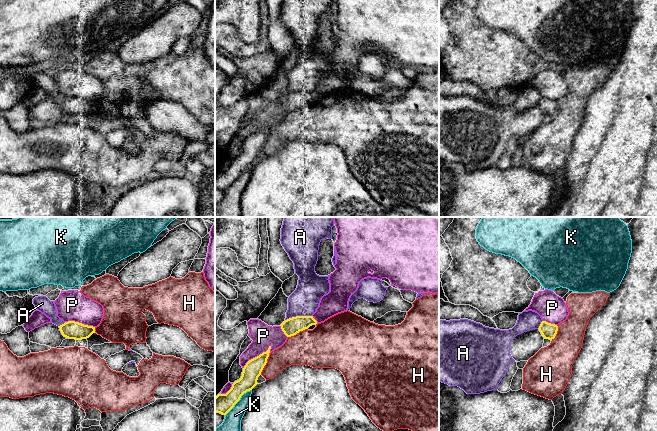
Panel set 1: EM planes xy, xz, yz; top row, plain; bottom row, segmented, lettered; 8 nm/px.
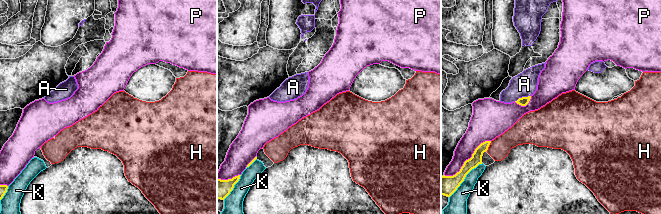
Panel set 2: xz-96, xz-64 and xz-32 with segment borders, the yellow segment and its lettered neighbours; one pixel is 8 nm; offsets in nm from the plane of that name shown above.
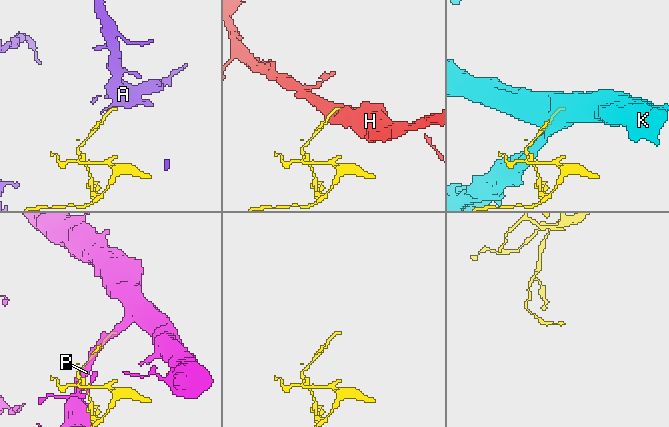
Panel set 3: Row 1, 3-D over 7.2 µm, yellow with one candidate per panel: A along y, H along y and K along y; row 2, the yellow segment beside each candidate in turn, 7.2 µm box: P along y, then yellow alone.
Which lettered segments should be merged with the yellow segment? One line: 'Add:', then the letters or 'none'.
Add: none

